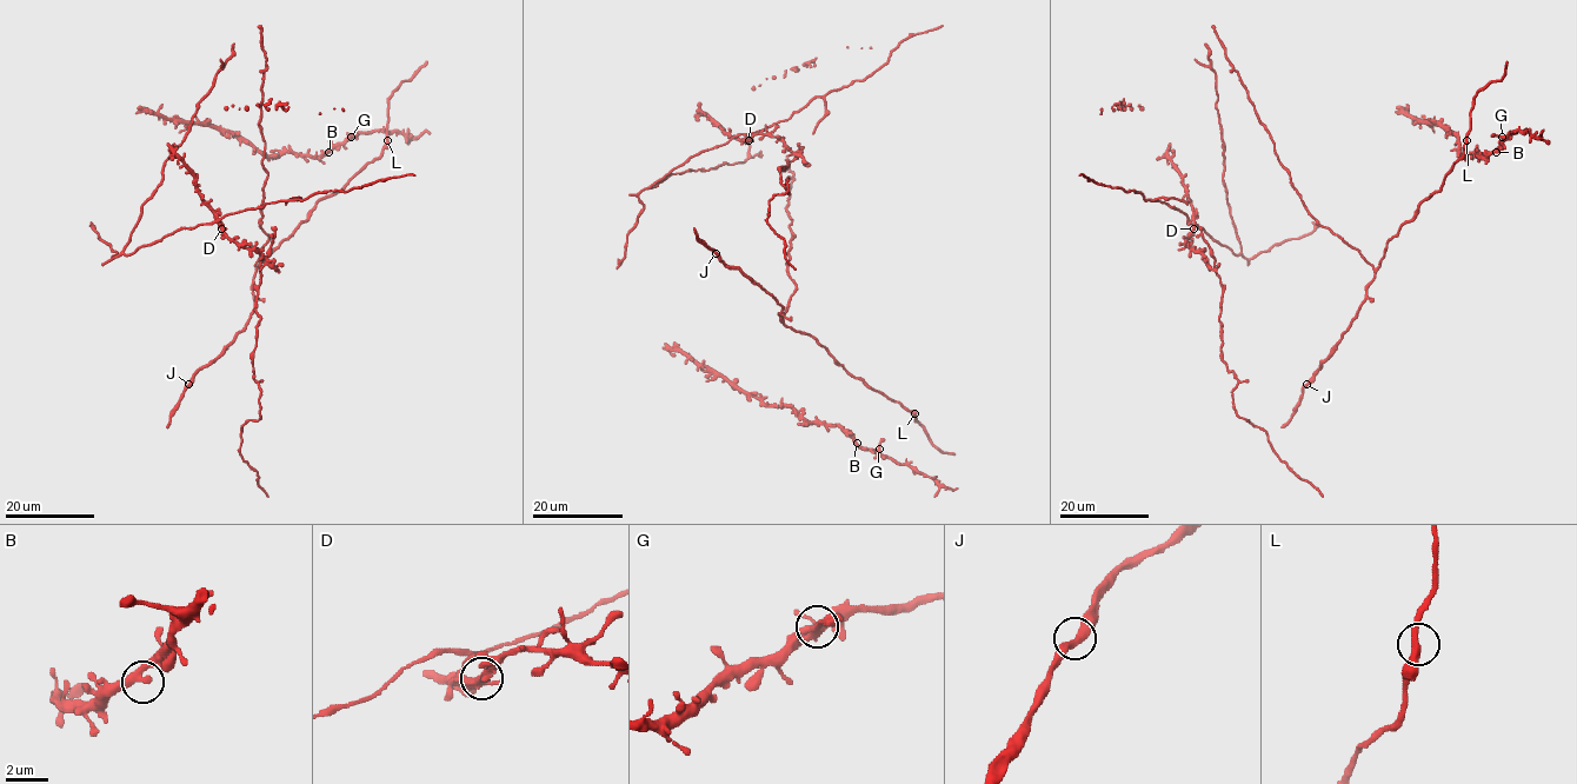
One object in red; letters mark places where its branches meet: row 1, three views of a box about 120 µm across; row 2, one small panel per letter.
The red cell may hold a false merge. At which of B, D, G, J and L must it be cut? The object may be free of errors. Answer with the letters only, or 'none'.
none

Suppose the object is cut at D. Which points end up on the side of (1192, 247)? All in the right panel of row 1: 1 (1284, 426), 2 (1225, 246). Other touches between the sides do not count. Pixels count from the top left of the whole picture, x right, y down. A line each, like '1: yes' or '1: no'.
1: no
2: no

